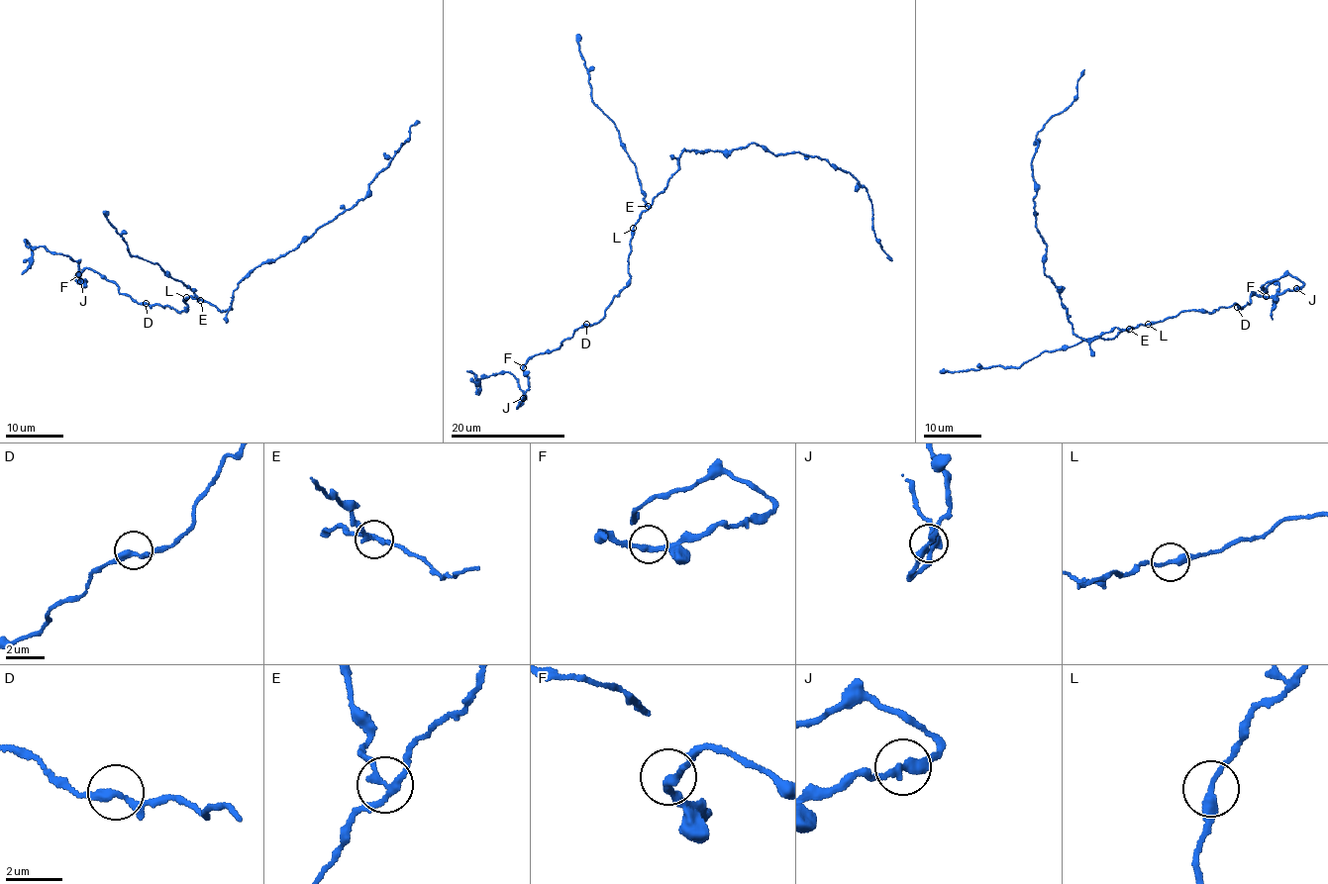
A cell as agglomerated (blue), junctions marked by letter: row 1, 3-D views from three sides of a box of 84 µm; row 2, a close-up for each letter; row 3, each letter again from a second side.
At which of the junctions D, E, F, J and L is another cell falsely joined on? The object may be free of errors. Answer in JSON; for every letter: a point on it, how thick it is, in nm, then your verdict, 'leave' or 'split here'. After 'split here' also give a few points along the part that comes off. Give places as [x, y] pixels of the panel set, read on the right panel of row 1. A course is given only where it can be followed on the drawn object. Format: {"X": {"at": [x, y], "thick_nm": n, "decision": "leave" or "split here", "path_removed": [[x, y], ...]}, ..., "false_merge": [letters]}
{"D": {"at": [1237, 307], "thick_nm": 220, "decision": "leave"}, "E": {"at": [1129, 329], "thick_nm": 220, "decision": "split here", "path_removed": [[1128, 329], [1112, 328], [1109, 332], [1061, 349], [1040, 353], [1018, 367], [940, 372]]}, "F": {"at": [1266, 296], "thick_nm": 260, "decision": "leave"}, "J": {"at": [1296, 288], "thick_nm": 300, "decision": "leave"}, "L": {"at": [1148, 324], "thick_nm": 280, "decision": "leave"}, "false_merge": ["E"]}

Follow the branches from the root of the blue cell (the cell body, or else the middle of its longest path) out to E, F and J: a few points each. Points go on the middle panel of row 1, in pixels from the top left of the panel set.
E: (633, 227), (649, 206)
F: (633, 227), (628, 266), (631, 281), (602, 319), (581, 326), (561, 346), (534, 354), (523, 367)
J: (633, 227), (631, 281), (602, 319), (581, 326), (561, 346), (527, 361), (523, 398)

